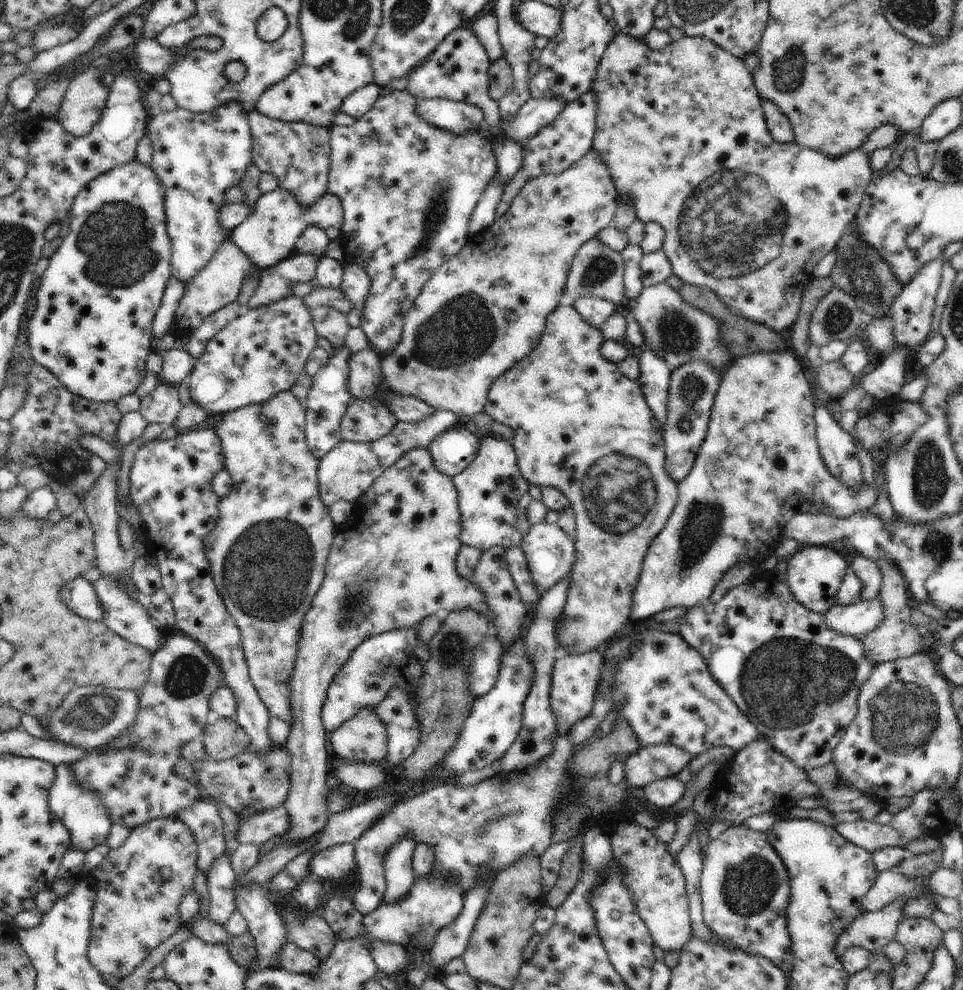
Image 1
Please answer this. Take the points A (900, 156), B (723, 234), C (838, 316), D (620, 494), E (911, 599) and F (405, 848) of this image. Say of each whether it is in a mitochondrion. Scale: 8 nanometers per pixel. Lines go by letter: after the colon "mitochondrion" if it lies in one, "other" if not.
A: other
B: mitochondrion
C: mitochondrion
D: mitochondrion
E: other
F: other

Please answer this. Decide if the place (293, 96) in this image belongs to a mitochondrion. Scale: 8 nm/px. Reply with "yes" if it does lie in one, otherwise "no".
no

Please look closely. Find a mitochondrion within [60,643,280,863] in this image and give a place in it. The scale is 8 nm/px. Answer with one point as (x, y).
(94, 710)

